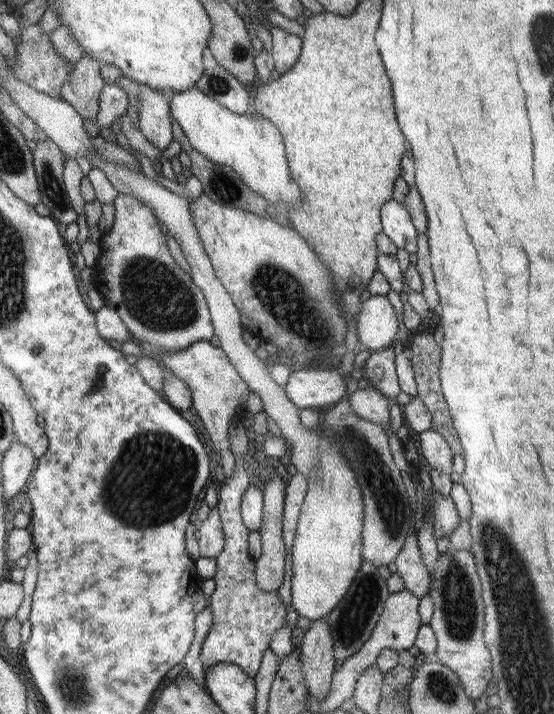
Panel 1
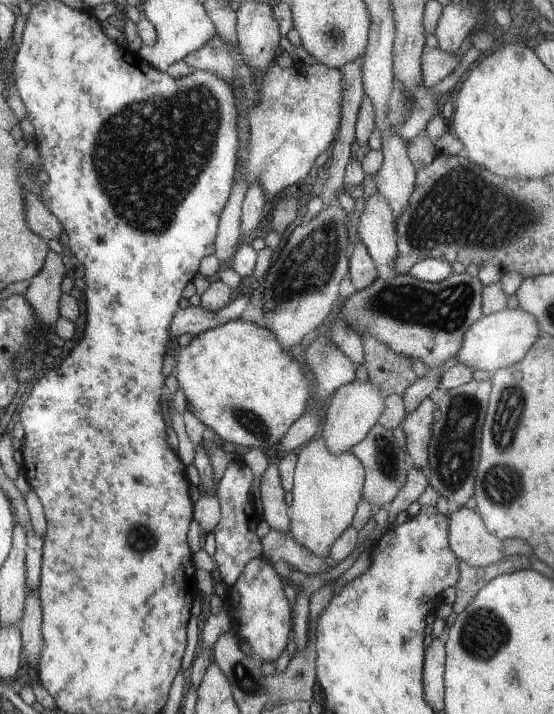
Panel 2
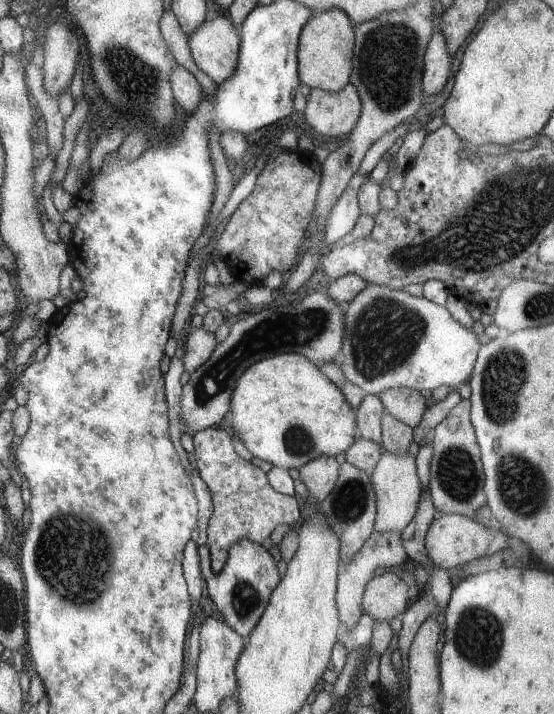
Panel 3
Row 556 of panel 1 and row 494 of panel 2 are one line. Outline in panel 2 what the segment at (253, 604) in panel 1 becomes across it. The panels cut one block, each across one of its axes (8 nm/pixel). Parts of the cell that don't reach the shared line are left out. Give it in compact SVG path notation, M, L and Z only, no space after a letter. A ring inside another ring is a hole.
M240 457L231 460L217 483L217 500L220 505L219 523L211 530L215 538L215 554L212 561L217 564L219 579L230 588L243 571L243 566L262 555L259 538L255 535L258 515L251 504L251 470L241 462Z

